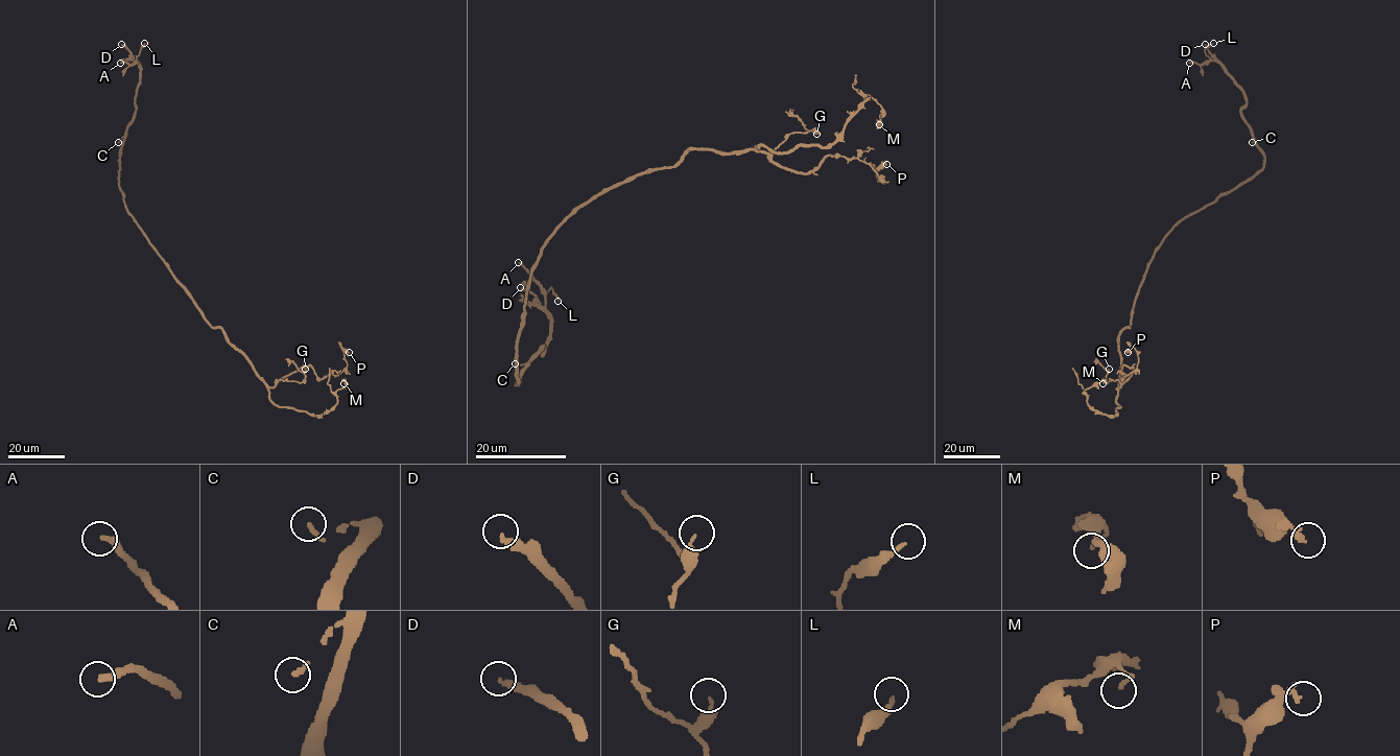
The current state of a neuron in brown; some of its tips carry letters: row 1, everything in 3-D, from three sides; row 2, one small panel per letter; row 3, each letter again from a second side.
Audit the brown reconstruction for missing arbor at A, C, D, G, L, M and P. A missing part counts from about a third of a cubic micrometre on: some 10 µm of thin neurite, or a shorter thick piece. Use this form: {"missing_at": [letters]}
{"missing_at": ["A", "C", "D"]}

